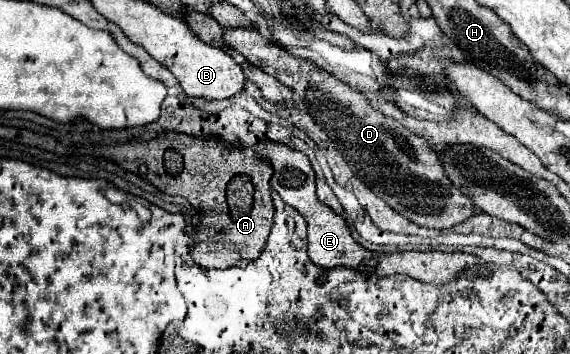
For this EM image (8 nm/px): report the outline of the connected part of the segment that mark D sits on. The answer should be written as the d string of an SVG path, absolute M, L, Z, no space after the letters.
M227 27L223 41L239 51L249 63L291 87L295 97L309 105L309 115L337 145L353 173L405 219L421 227L449 229L475 213L475 205L445 177L435 149L425 139L405 129L399 121L377 111L349 85L321 71L313 63L291 55L281 45L269 41L257 27Z

